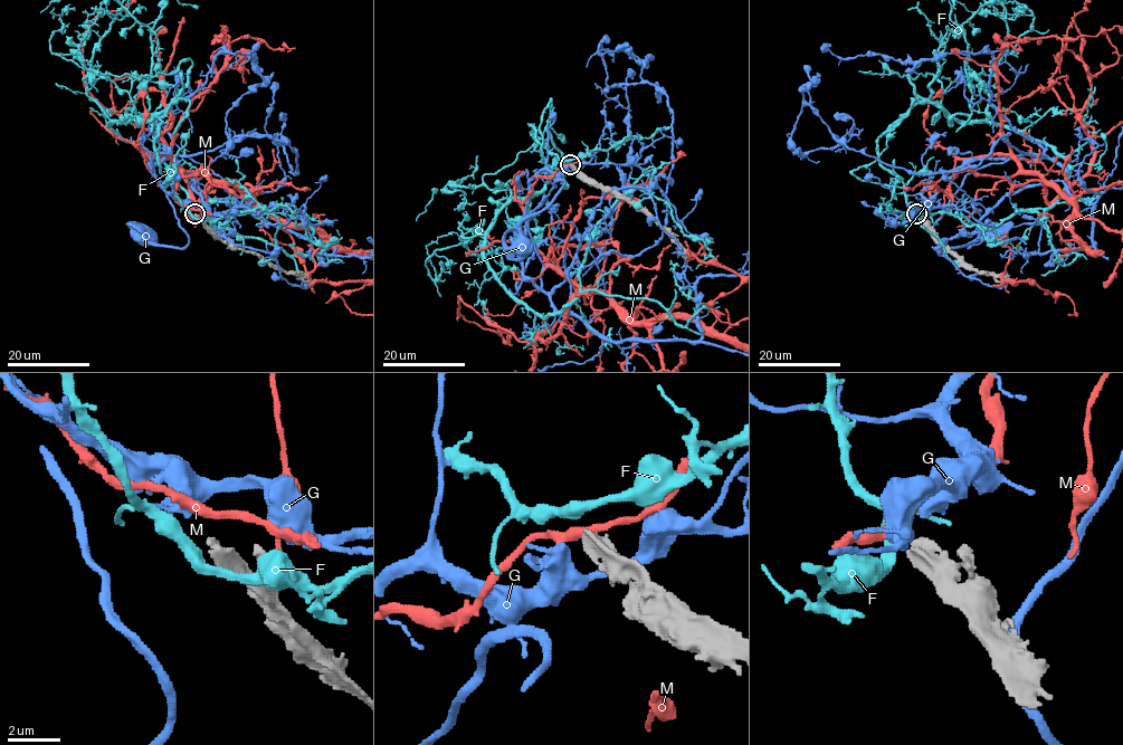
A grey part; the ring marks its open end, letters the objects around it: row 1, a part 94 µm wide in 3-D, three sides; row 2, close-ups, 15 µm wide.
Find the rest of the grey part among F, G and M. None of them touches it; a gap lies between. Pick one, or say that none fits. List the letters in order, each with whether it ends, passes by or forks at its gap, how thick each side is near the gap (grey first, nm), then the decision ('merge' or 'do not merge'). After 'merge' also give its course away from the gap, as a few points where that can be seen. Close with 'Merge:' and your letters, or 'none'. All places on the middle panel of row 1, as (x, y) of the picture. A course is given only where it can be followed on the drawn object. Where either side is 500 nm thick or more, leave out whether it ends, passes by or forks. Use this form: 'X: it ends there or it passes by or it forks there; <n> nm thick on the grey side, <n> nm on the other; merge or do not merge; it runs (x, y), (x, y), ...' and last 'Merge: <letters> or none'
F: it passes by; 420 nm thick on the grey side, 420 nm on the other; do not merge
G: it passes by; 420 nm thick on the grey side, 360 nm on the other; do not merge
M: it passes by; 420 nm thick on the grey side, 340 nm on the other; do not merge
Merge: none

